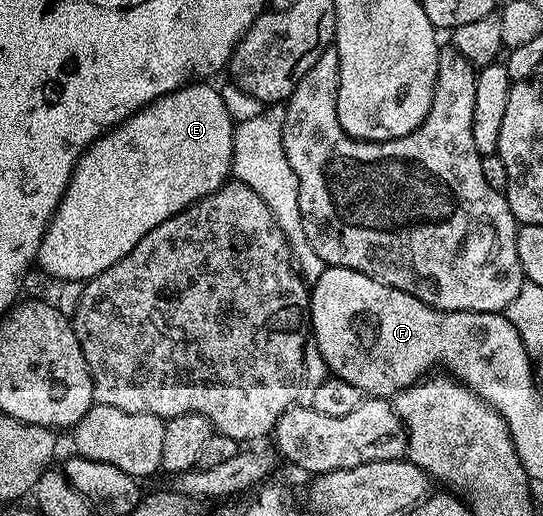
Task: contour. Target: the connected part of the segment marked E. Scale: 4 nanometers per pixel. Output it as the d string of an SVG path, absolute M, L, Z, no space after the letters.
M195 82L177 88L175 92L164 94L159 100L152 101L151 104L141 108L133 116L129 116L122 124L118 124L109 132L105 132L103 136L98 137L82 153L82 157L78 159L78 165L74 168L73 174L70 175L70 181L60 198L58 208L54 211L54 217L51 218L44 238L38 247L37 267L42 267L48 275L55 276L58 280L85 282L94 276L99 276L101 272L108 270L108 266L120 262L120 258L124 258L124 254L128 254L128 250L132 250L132 246L136 246L136 242L140 242L140 238L144 238L144 234L148 234L148 230L156 230L156 226L160 226L160 222L172 218L180 210L187 208L189 204L194 204L200 198L212 194L231 179L232 142L234 141L236 125L233 118L228 114L228 110L224 110L224 98L221 91L217 87L213 88L212 85L213 83L210 82Z

